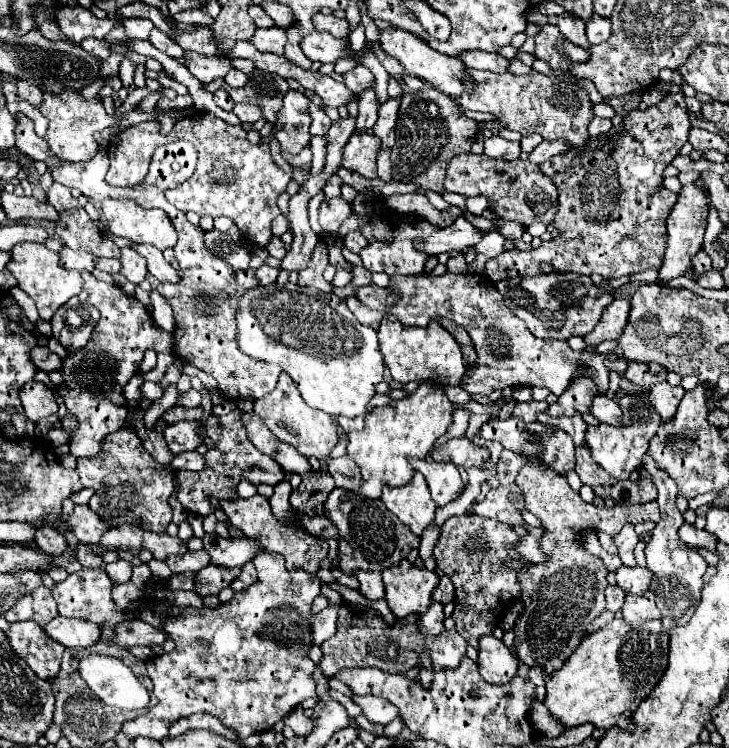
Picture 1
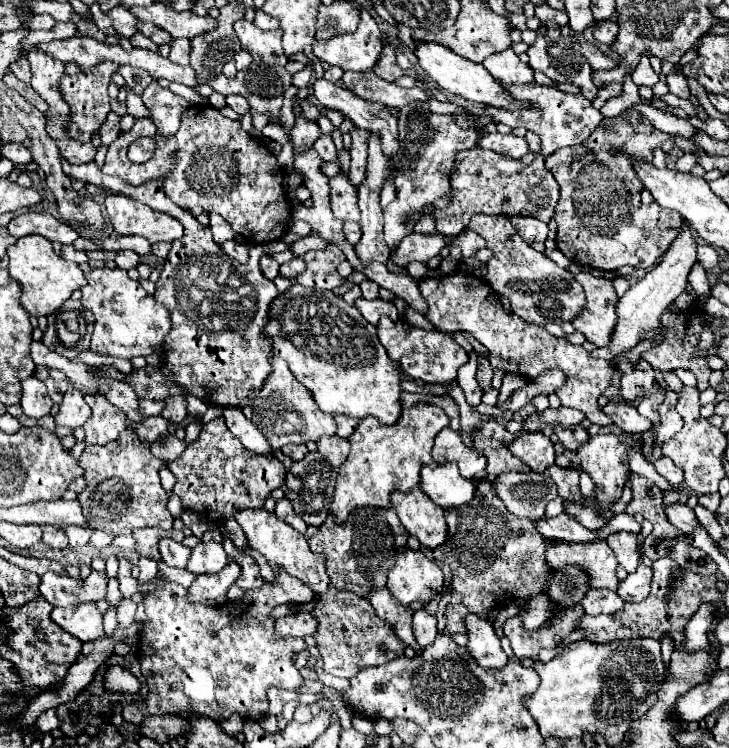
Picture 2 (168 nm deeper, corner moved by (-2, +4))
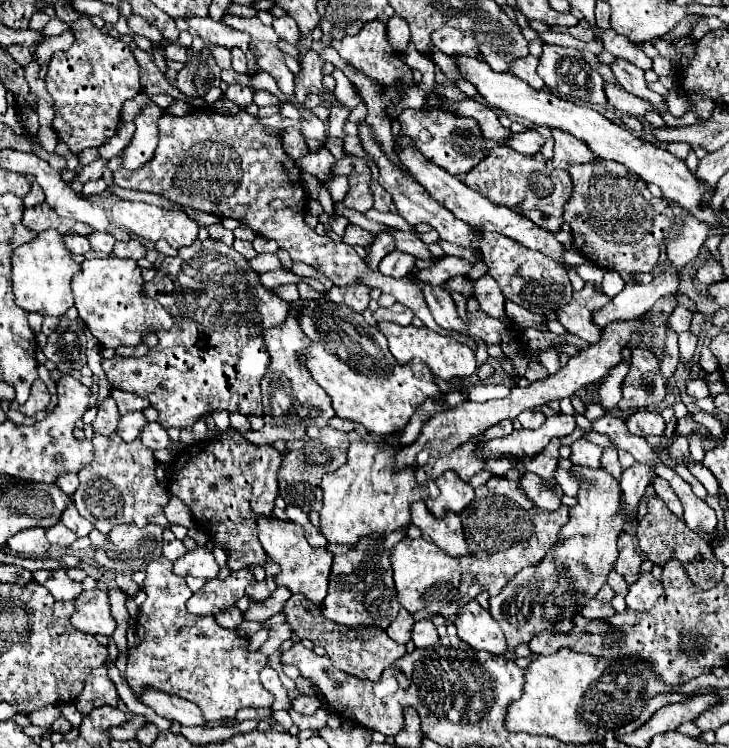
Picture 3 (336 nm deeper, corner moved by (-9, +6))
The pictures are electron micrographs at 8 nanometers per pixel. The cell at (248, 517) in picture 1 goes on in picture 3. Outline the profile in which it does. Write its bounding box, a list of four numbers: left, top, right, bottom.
[257,518,333,606]

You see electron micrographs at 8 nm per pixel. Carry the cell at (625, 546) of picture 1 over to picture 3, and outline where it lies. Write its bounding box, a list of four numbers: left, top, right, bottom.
[615,534,641,576]

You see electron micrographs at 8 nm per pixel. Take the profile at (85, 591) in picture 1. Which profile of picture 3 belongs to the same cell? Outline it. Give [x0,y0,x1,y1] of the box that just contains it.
[33,568,82,601]

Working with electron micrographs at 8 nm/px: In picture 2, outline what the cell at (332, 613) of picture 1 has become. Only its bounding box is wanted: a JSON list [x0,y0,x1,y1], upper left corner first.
[276,612,318,638]

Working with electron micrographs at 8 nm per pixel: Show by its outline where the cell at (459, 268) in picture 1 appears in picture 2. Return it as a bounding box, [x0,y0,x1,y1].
[470,214,586,326]

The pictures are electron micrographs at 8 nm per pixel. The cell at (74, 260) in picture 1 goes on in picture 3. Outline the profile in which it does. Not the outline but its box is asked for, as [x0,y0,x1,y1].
[65,234,91,254]

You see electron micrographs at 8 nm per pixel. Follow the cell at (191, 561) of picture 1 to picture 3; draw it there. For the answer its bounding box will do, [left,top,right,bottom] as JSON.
[163,530,187,562]

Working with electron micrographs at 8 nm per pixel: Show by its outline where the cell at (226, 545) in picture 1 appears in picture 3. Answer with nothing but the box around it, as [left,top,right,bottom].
[173,546,219,578]

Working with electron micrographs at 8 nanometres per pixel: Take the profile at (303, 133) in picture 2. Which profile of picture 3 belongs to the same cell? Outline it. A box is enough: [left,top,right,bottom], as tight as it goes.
[297,148,335,184]

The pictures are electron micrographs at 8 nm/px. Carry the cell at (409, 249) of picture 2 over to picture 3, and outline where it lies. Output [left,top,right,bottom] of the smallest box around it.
[379,252,415,278]

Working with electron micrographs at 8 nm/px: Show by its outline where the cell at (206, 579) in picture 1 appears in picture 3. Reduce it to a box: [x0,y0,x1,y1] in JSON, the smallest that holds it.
[187,568,255,616]

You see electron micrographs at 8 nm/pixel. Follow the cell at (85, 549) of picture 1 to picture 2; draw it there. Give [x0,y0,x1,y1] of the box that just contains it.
[64,528,92,548]

